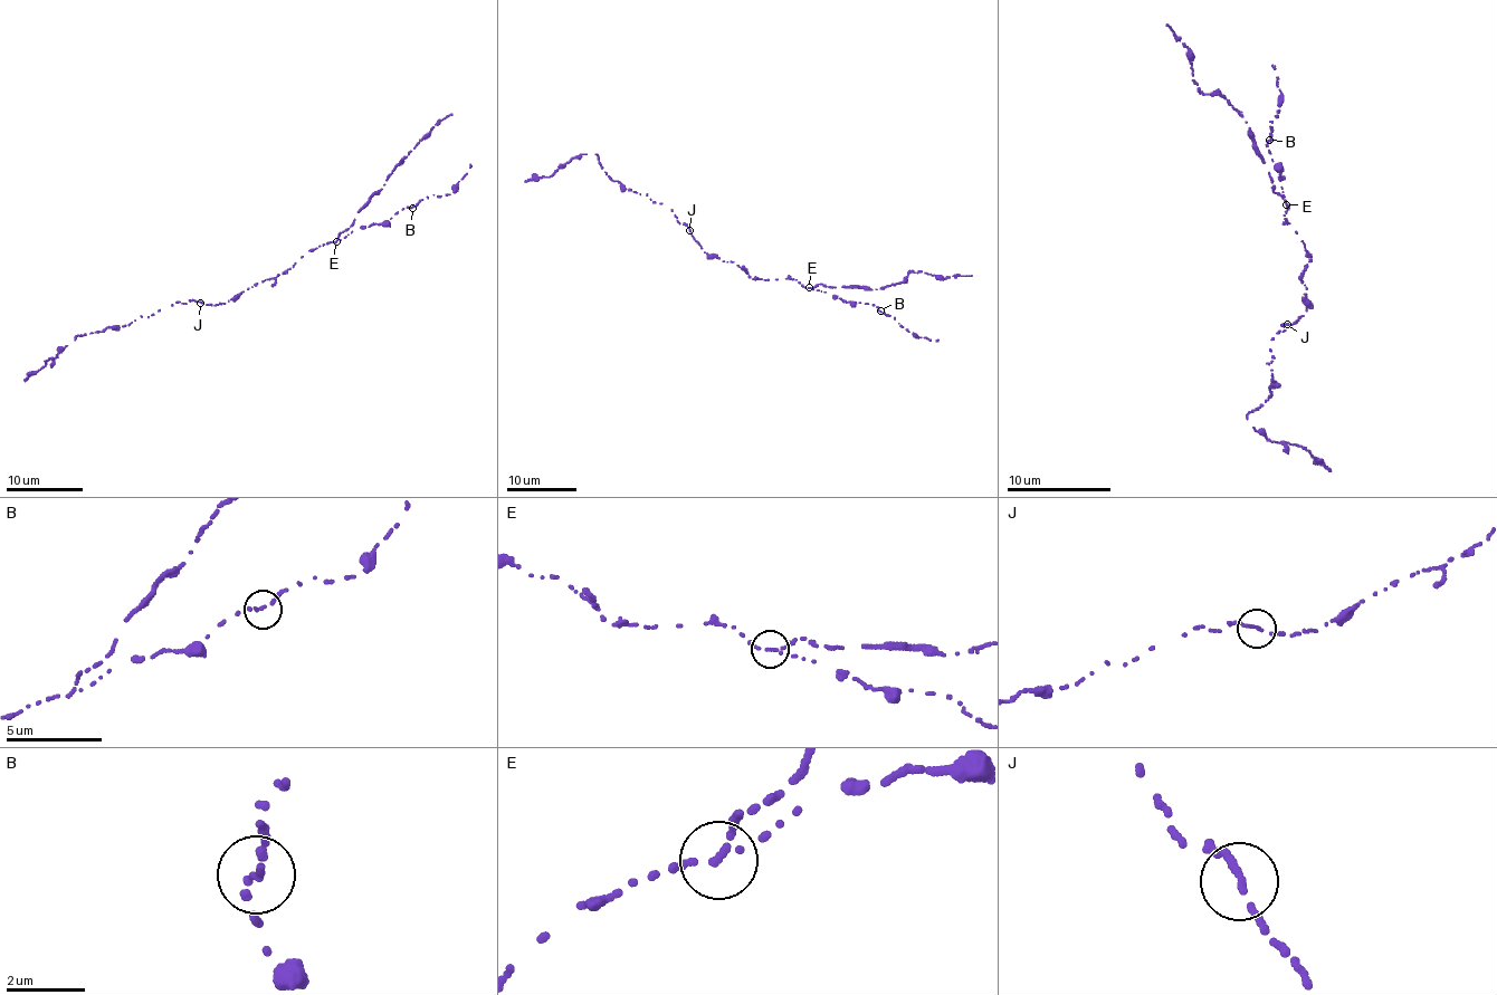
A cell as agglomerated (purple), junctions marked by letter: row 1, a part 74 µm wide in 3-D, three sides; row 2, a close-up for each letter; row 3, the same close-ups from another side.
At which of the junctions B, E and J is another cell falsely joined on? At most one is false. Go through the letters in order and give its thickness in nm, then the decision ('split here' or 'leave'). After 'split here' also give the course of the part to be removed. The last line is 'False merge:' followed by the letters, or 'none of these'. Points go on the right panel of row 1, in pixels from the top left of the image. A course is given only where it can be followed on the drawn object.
B: 160 nm thick; leave
E: 150 nm thick; split here; foreign part runs (1287, 204), (1273, 192), (1273, 183), (1247, 123), (1219, 95), (1199, 92), (1184, 42), (1167, 25)
J: 150 nm thick; leave
False merge: E

